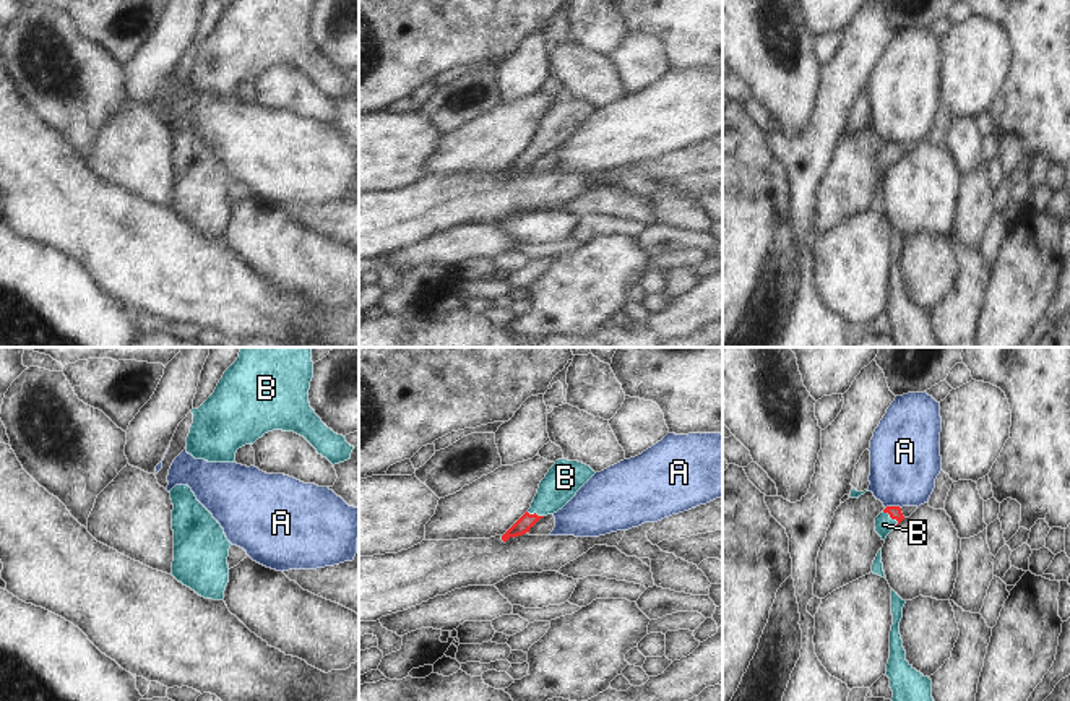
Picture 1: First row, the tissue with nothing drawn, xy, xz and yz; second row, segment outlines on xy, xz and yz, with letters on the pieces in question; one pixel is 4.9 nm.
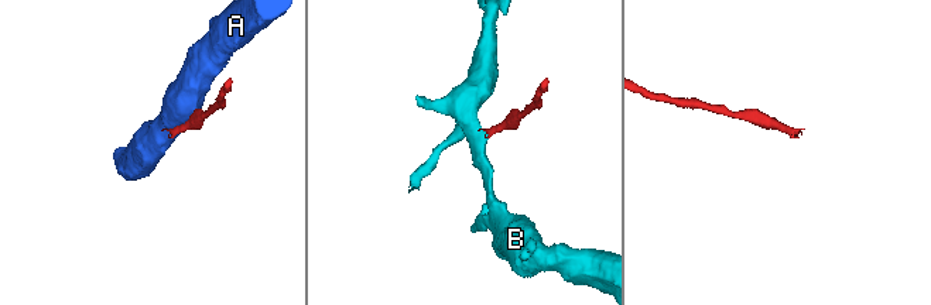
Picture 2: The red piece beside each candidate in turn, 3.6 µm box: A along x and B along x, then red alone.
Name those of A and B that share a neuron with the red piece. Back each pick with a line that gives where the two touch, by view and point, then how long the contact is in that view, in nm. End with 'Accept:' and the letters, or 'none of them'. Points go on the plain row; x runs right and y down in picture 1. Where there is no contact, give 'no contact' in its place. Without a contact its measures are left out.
B: meets red in yz at (892, 154); contact 100 nm long
Accept: B

